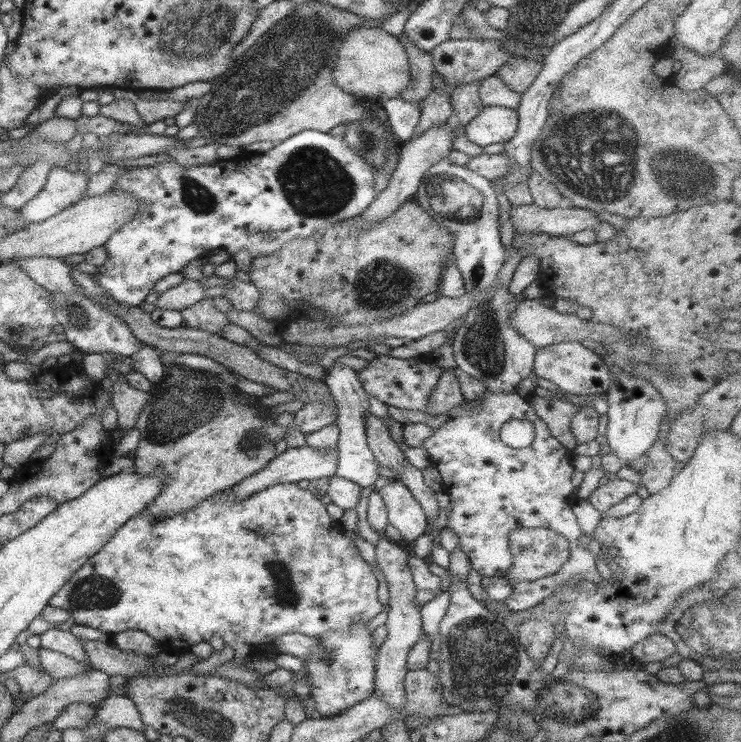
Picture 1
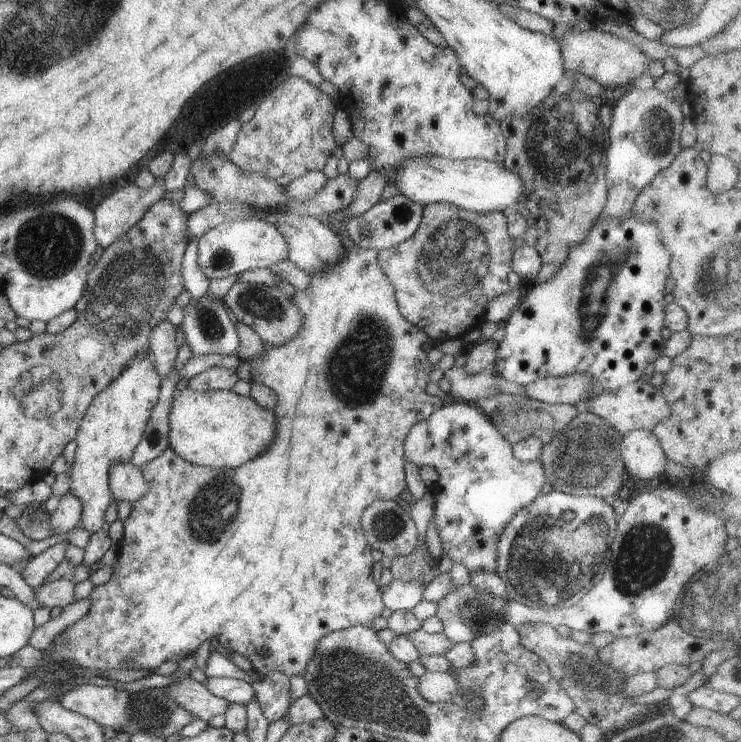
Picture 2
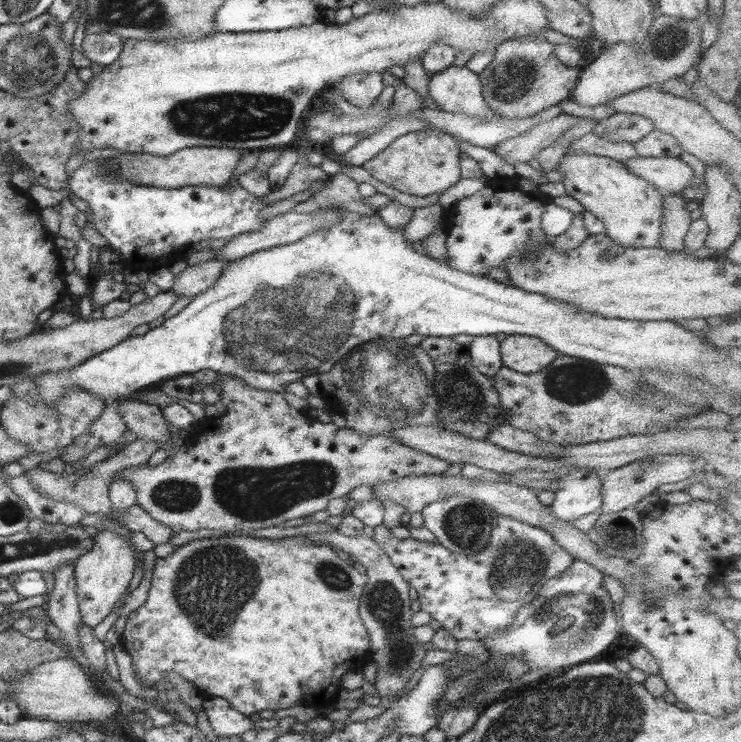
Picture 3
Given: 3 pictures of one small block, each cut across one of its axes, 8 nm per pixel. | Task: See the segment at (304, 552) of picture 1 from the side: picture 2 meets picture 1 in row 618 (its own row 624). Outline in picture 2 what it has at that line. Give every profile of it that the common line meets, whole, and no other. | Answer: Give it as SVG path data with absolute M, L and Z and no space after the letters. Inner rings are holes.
M355 248L352 250L347 250L339 258L337 263L328 265L321 271L316 271L310 274L311 281L309 287L307 289L296 290L295 295L291 297L292 302L298 307L300 314L303 316L302 326L296 333L296 336L288 340L288 342L278 346L264 343L264 356L261 358L250 359L248 361L251 364L251 381L258 382L258 384L265 384L266 386L272 388L272 390L274 390L274 392L277 394L277 403L273 408L275 422L277 423L275 426L276 436L274 436L274 440L271 440L266 452L258 453L258 456L255 456L254 460L247 460L244 464L238 465L236 468L226 467L215 469L212 467L203 467L200 465L187 463L183 458L178 456L178 453L175 450L168 447L166 450L164 450L164 452L162 452L162 454L160 454L160 456L157 456L154 460L151 460L140 467L144 478L147 480L148 490L144 496L141 496L138 500L132 501L131 512L123 522L124 532L123 537L121 538L122 543L120 543L117 561L113 565L113 573L108 581L95 584L92 593L89 595L90 600L92 600L90 610L80 620L78 620L78 622L71 624L68 628L66 628L66 630L61 631L61 633L54 639L54 642L47 648L46 651L50 652L50 656L45 659L43 665L40 667L57 662L59 664L59 670L54 671L53 673L48 673L41 681L40 685L43 685L44 683L48 683L49 685L56 684L58 680L68 682L70 678L77 677L70 676L69 670L72 667L86 668L86 670L90 670L92 673L89 674L89 676L94 676L96 672L112 670L112 668L116 668L118 670L120 670L120 668L127 668L130 670L144 670L144 668L146 668L146 670L154 670L166 660L171 660L179 664L179 662L187 654L196 652L204 640L211 640L211 638L214 638L214 636L219 636L217 638L221 639L225 649L228 648L228 650L234 650L234 652L238 652L240 656L244 656L244 658L250 660L250 662L253 664L254 670L262 675L269 672L278 671L282 674L288 675L289 677L292 675L303 676L306 665L311 661L311 656L315 655L315 648L318 640L320 640L324 635L327 635L329 632L345 629L354 625L372 627L372 620L377 616L380 616L384 606L383 598L380 596L380 586L377 586L376 582L374 582L372 578L372 565L374 564L372 561L372 547L370 546L370 543L367 542L364 529L361 525L362 511L364 511L366 507L369 507L375 500L394 500L405 488L407 488L405 462L403 457L405 453L405 440L407 434L417 422L421 422L421 420L429 417L433 412L436 412L438 408L442 407L443 401L440 396L437 397L431 395L427 391L427 384L430 382L430 372L434 370L434 366L430 363L430 361L428 361L428 357L426 357L427 352L422 349L422 345L425 342L430 343L431 346L439 346L439 344L432 342L429 336L421 328L414 326L414 324L412 324L409 320L406 320L406 317L404 317L400 312L394 285L384 274L379 260L377 259L378 253L379 251L376 249ZM236 480L238 480L238 482L236 482ZM264 648L266 648L267 654L261 653L261 650L264 650Z

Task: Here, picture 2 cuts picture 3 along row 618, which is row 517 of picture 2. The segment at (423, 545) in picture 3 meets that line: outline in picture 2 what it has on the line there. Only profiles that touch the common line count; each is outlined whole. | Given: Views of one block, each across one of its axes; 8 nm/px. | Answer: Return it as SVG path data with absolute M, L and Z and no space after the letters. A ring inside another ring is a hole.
M455 400L450 406L442 406L436 412L433 412L429 417L426 417L421 422L417 422L407 434L405 440L404 462L415 464L416 468L420 469L424 465L435 468L438 471L439 477L435 488L432 490L436 498L436 505L433 510L433 517L437 524L436 528L440 531L441 542L443 544L443 552L453 560L453 562L462 563L469 571L471 570L486 570L495 575L497 567L497 550L495 542L497 534L516 516L516 513L525 506L528 506L536 497L540 496L542 485L547 482L547 478L543 469L543 464L539 461L524 462L517 460L513 453L513 444L506 440L506 437L498 432L493 422L474 404L465 402L464 400Z

